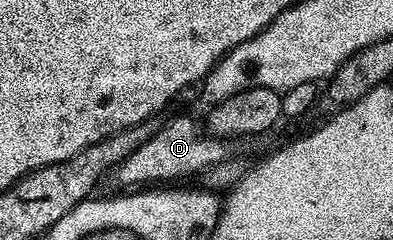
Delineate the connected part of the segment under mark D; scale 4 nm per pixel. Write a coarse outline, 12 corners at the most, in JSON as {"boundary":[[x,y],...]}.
{"boundary":[[172,118],[120,165],[124,188],[170,184],[229,157],[229,143]]}

